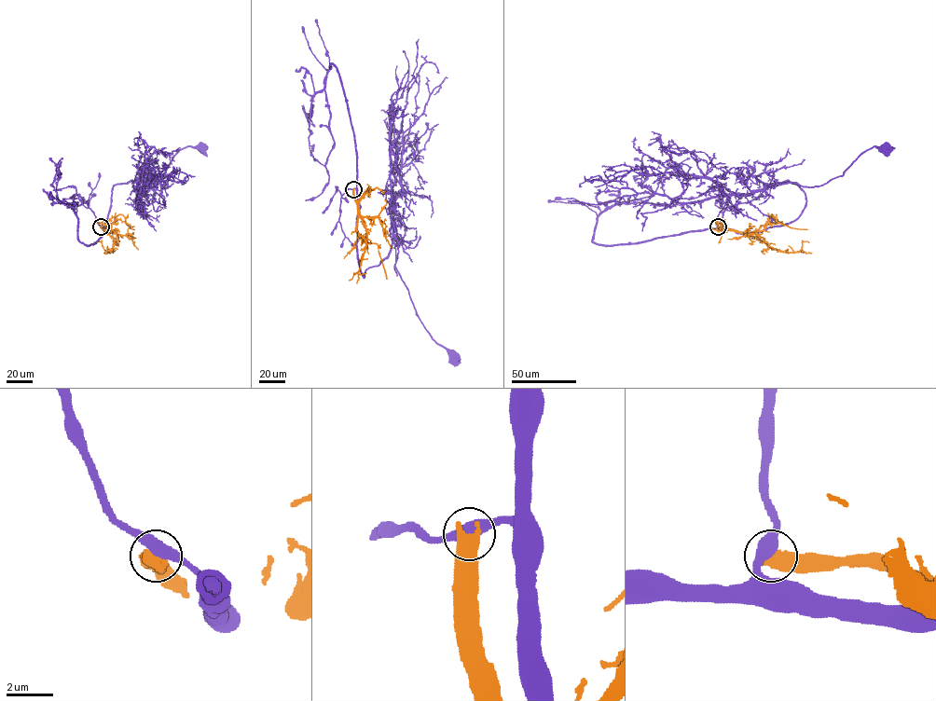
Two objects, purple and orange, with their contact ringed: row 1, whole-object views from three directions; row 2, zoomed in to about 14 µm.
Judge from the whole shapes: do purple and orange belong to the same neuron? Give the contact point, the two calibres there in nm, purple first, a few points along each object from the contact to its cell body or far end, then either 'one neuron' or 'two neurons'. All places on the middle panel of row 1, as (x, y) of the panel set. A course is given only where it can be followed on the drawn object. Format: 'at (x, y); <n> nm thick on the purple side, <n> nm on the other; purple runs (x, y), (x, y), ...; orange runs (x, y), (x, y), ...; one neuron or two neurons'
at (353, 189); 480 nm thick on the purple side, 650 nm on the other; purple runs (353, 188), (360, 206), (357, 252), (363, 276), (388, 255), (392, 239), (395, 268), (416, 313), (453, 356); orange runs (353, 189), (358, 215), (357, 234), (365, 242), (378, 244), (387, 279); two neurons

